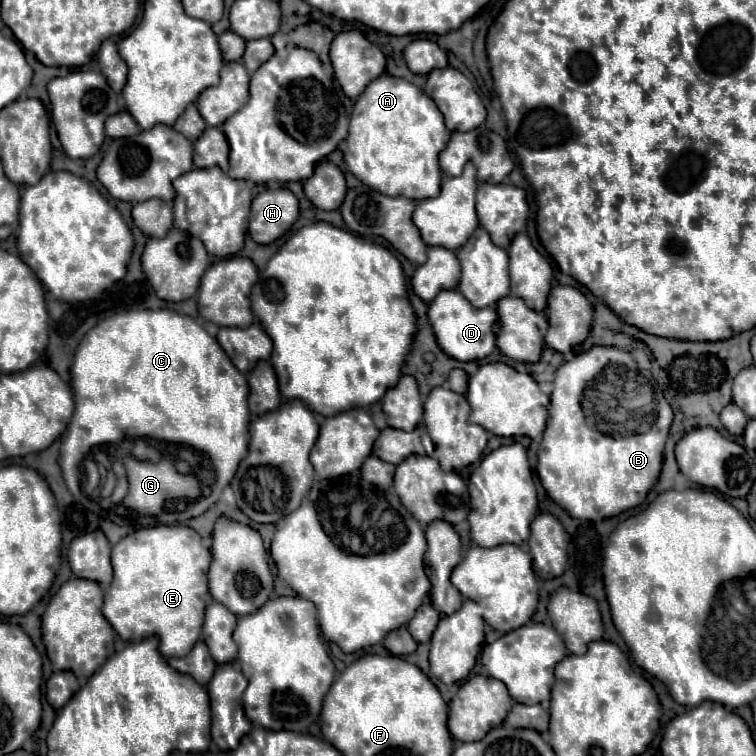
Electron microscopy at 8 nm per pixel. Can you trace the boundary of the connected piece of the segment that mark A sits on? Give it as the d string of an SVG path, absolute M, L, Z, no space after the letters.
M384 73L380 75L380 79L374 79L364 89L364 95L360 95L360 99L354 105L354 111L350 115L350 133L346 139L344 161L348 171L356 179L380 191L382 195L388 195L388 197L404 195L414 201L428 199L440 193L442 171L438 165L438 153L446 147L448 139L450 139L450 131L444 127L444 117L434 105L434 101L416 85Z

